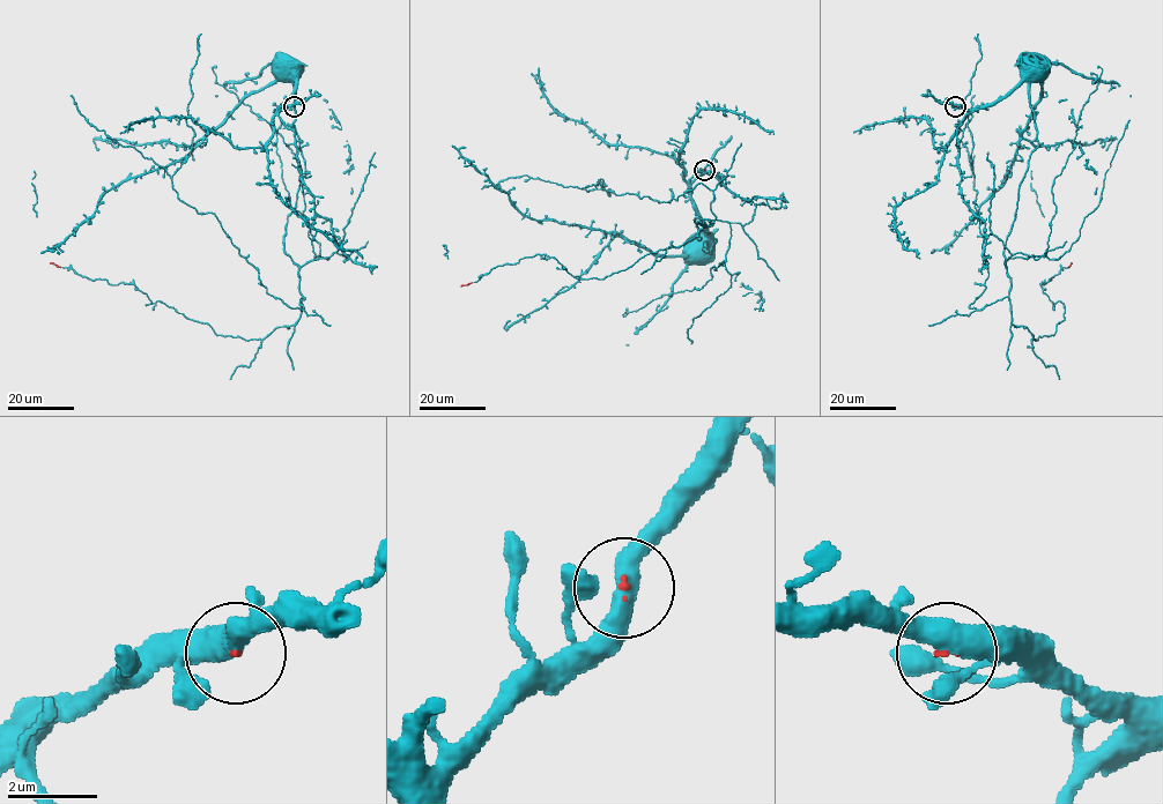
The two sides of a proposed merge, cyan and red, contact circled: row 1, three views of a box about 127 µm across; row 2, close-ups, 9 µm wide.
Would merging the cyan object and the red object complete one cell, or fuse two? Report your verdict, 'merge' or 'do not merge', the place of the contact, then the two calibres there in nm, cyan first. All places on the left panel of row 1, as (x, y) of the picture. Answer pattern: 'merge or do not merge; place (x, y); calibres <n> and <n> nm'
merge; place (294, 106); calibres 480 and 60 nm

